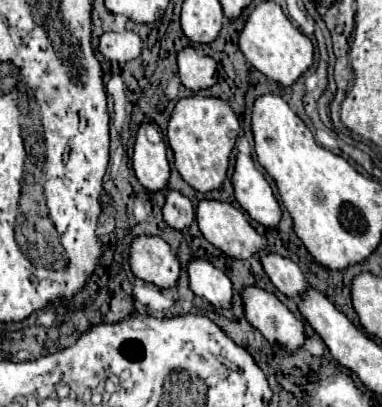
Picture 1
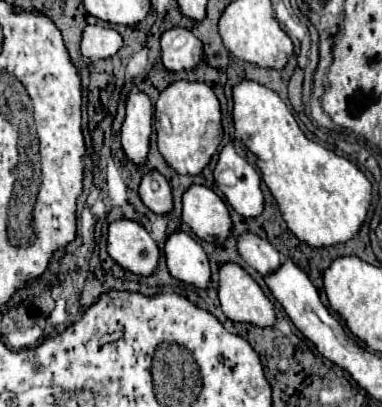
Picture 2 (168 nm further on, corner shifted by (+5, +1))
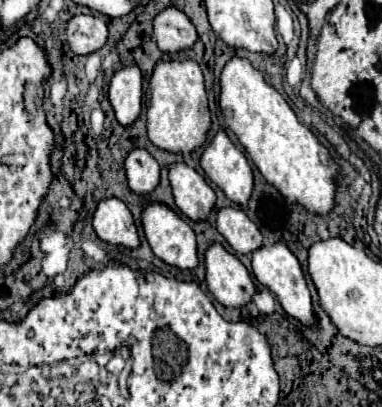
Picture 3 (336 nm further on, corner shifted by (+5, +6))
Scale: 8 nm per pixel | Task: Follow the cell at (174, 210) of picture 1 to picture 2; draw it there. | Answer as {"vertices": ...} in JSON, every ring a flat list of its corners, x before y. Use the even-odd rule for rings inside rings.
{"vertices":[[151,171,141,179,139,185,139,197,141,201,159,215,165,215,169,211,173,211,173,195,171,195,171,185,167,183,167,179,157,173]]}

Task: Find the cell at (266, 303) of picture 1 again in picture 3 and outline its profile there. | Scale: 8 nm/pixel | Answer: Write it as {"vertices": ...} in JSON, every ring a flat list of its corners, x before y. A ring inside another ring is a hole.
{"vertices":[[219,242,205,250,205,280,209,292,223,306,245,306,255,294,247,268]]}

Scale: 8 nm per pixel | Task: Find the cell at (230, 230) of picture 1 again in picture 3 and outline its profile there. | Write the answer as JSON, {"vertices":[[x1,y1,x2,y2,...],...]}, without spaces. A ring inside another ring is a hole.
{"vertices":[[185,162,169,166,169,182,175,206,191,220,205,220,215,206,215,192,211,186]]}

